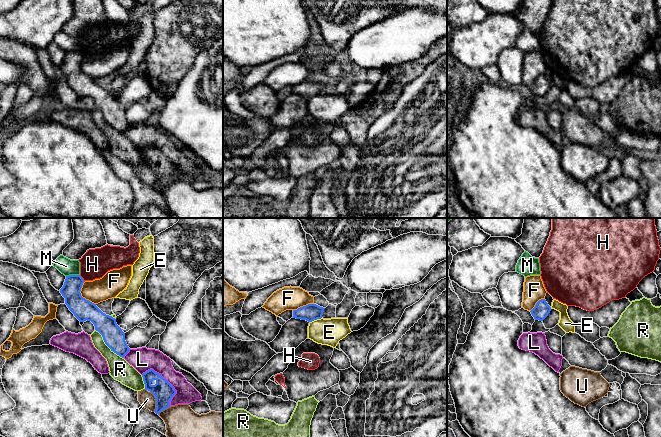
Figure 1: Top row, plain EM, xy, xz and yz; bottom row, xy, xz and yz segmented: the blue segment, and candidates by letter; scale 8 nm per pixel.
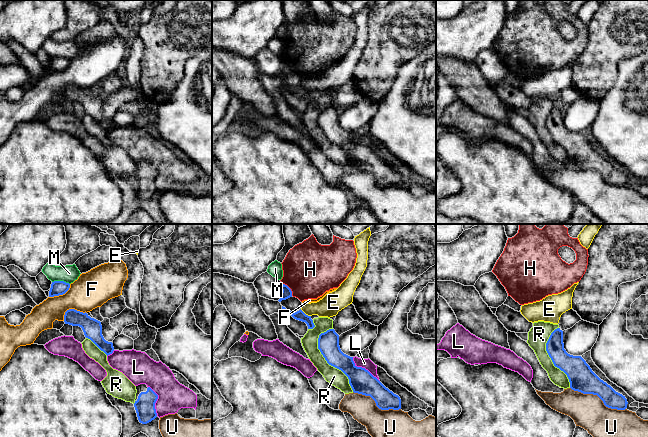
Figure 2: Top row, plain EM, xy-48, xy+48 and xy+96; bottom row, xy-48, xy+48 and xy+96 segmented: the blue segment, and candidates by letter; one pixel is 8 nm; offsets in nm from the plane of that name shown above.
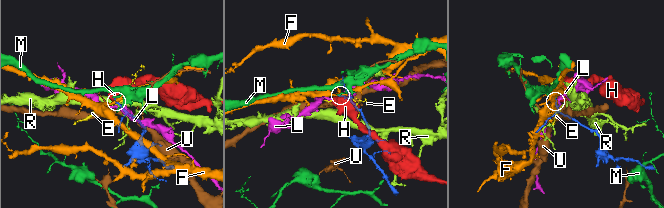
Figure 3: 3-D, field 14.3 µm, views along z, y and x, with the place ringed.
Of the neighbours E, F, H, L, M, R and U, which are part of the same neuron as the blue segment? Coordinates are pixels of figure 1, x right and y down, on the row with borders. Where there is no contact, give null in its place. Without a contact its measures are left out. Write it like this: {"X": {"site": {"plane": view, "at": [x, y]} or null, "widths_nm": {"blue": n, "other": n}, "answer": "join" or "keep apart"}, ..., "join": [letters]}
{"E": {"site": {"plane": "xz", "at": [315, 319]}, "widths_nm": {"blue": 140, "other": 220}, "answer": "keep apart"}, "F": {"site": {"plane": "xy", "at": [81, 296]}, "widths_nm": {"blue": 170, "other": 190}, "answer": "keep apart"}, "H": {"site": {"plane": "xy", "at": [82, 278]}, "widths_nm": {"blue": 170, "other": 240}, "answer": "keep apart"}, "L": {"site": {"plane": "xy", "at": [167, 381]}, "widths_nm": {"blue": 160, "other": 180}, "answer": "keep apart"}, "M": {"site": {"plane": "xy", "at": [72, 275]}, "widths_nm": {"blue": 150, "other": 130}, "answer": "keep apart"}, "R": {"site": {"plane": "xy", "at": [107, 345]}, "widths_nm": {"blue": 170, "other": 170}, "answer": "keep apart"}, "U": {"site": {"plane": "xy", "at": [156, 401]}, "widths_nm": {"blue": 160, "other": 120}, "answer": "keep apart"}, "join": []}

